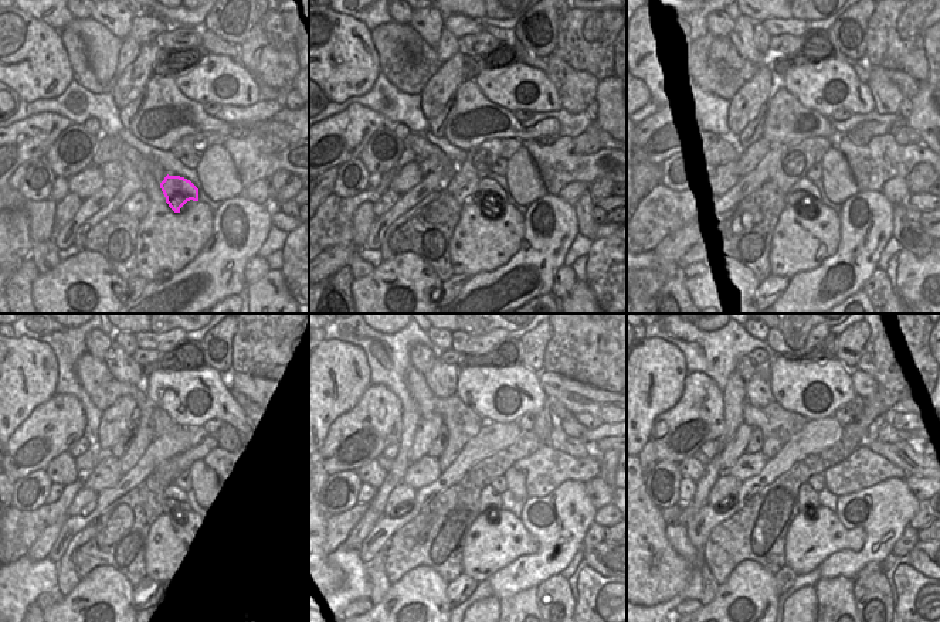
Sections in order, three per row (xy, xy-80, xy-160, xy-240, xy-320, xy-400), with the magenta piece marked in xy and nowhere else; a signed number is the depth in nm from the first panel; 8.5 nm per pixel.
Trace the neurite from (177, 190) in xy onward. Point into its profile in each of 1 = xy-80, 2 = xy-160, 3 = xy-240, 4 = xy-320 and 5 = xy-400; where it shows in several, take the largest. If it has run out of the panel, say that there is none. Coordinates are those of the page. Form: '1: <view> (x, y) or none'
1: xy-80 (487, 187)
2: xy-160 (804, 187)
3: xy-240 (175, 500)
4: xy-320 (489, 496)
5: xy-400 (807, 495)

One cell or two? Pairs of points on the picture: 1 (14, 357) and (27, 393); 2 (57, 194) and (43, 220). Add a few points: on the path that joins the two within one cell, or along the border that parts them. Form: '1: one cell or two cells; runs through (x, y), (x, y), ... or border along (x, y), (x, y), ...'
1: one cell; runs through (14, 366), (14, 380), (19, 384)
2: two cells; border along (50, 199), (56, 204)

